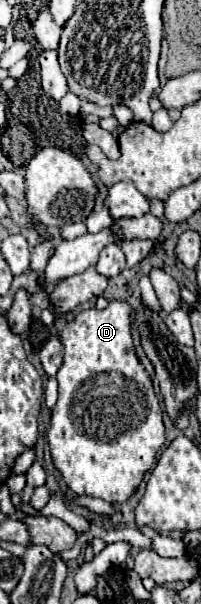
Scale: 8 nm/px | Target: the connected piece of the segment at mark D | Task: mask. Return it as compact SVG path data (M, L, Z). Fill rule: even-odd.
M110 301L102 311L86 309L78 313L64 327L60 341L64 347L64 361L56 375L58 403L52 411L48 429L52 463L76 495L98 497L108 503L124 503L142 483L144 473L156 463L156 453L164 445L162 409L154 395L152 379L134 351L130 305L124 301Z

